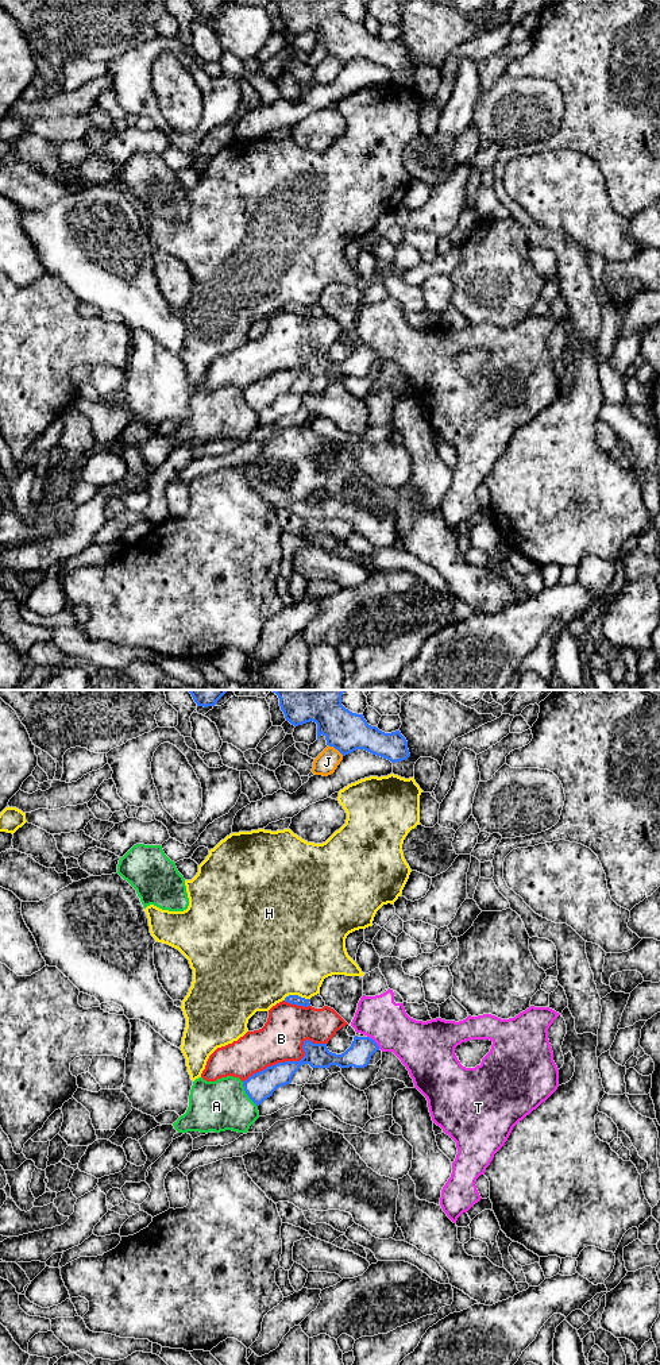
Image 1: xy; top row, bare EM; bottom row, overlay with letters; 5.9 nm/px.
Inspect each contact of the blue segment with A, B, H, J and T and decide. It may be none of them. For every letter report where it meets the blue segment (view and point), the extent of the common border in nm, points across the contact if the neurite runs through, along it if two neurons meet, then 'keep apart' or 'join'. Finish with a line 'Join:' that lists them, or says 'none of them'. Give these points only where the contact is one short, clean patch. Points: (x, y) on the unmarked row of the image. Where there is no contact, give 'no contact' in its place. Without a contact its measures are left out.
A: contact xy (246, 401); length 180 nm; keep apart
B: contact xy (290, 370); length 550 nm; keep apart
H: contact xy (296, 304); length 150 nm; keep apart
J: contact xy (336, 57); length 120 nm; border xy (328, 53), (343, 64); keep apart
T: contact xy (374, 350); length 110 nm; border xy (367, 344), (379, 357); keep apart
Join: none of them

